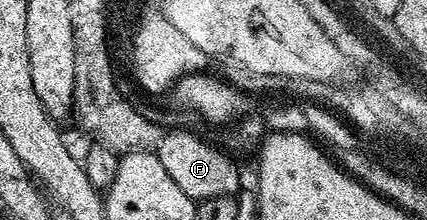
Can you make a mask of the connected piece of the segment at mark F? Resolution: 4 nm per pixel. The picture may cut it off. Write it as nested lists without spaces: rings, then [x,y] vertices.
[[[167,131],[156,145],[156,154],[160,162],[164,162],[164,170],[168,170],[172,182],[176,182],[176,186],[180,186],[180,190],[184,190],[184,194],[188,194],[188,198],[195,202],[217,196],[234,196],[239,191],[235,157],[229,151],[201,140],[194,132],[180,131]]]

